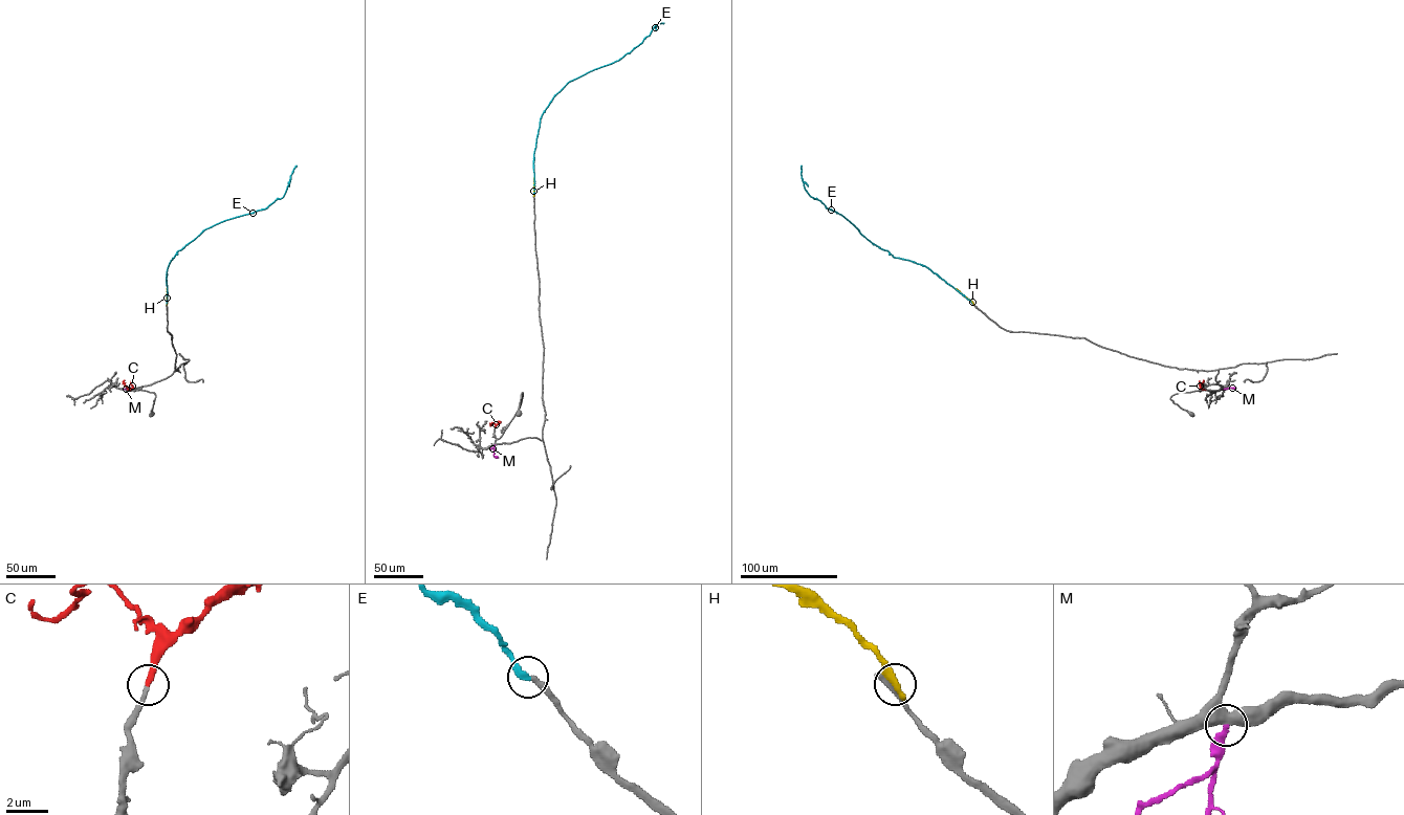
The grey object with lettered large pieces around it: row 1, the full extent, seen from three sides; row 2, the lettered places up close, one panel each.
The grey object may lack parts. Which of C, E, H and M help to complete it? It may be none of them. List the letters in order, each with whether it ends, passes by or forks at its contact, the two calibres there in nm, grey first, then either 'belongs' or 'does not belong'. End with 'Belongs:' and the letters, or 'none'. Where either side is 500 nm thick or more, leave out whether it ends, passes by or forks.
C: it ends; calibres 240 and 340 nm; belongs
E: it ends; calibres 300 and 280 nm; belongs
H: it ends; calibres 400 and 360 nm; does not belong
M: calibres 550 and 280 nm; does not belong
Belongs: C, E

